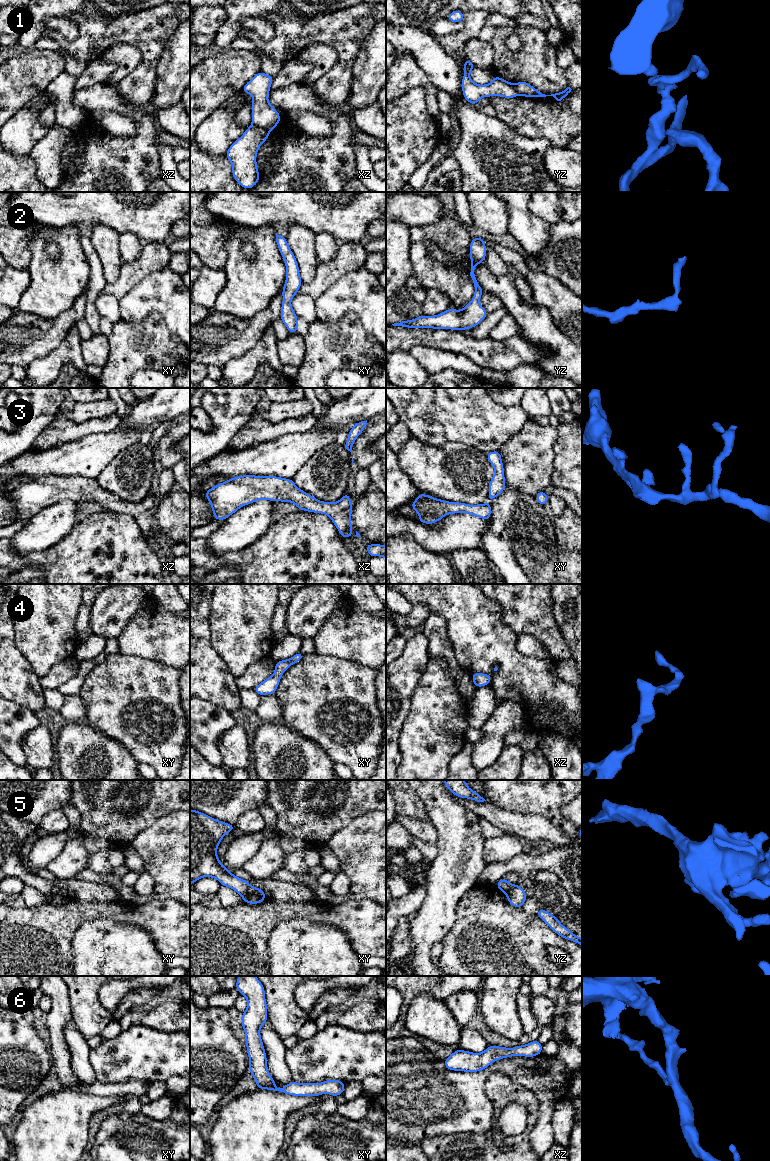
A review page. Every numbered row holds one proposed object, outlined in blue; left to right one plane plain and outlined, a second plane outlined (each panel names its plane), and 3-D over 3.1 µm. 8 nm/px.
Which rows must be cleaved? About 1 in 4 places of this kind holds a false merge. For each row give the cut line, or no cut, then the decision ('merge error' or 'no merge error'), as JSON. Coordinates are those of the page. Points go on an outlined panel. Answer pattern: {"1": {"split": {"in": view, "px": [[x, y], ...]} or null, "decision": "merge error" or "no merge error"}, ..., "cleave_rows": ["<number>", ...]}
{"1": {"split": {"in": "xz", "px": [[252, 124], [264, 127], [268, 131]]}, "decision": "merge error"}, "2": {"split": null, "decision": "no merge error"}, "3": {"split": null, "decision": "no merge error"}, "4": {"split": null, "decision": "no merge error"}, "5": {"split": {"in": "xy", "px": [[250, 885], [241, 895]]}, "decision": "merge error"}, "6": {"split": null, "decision": "no merge error"}, "cleave_rows": ["1", "5"]}

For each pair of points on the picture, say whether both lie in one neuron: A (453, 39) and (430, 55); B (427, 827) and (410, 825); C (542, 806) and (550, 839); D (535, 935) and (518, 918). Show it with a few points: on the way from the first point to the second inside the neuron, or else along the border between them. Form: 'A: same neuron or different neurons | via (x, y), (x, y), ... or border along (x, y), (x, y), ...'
A: different neurons | border along (428, 32), (458, 64)
B: same neuron | via (423, 827), (414, 826)
C: different neurons | border along (522, 813), (541, 814), (558, 825), (563, 831)
D: same neuron | via (530, 932), (521, 923)

